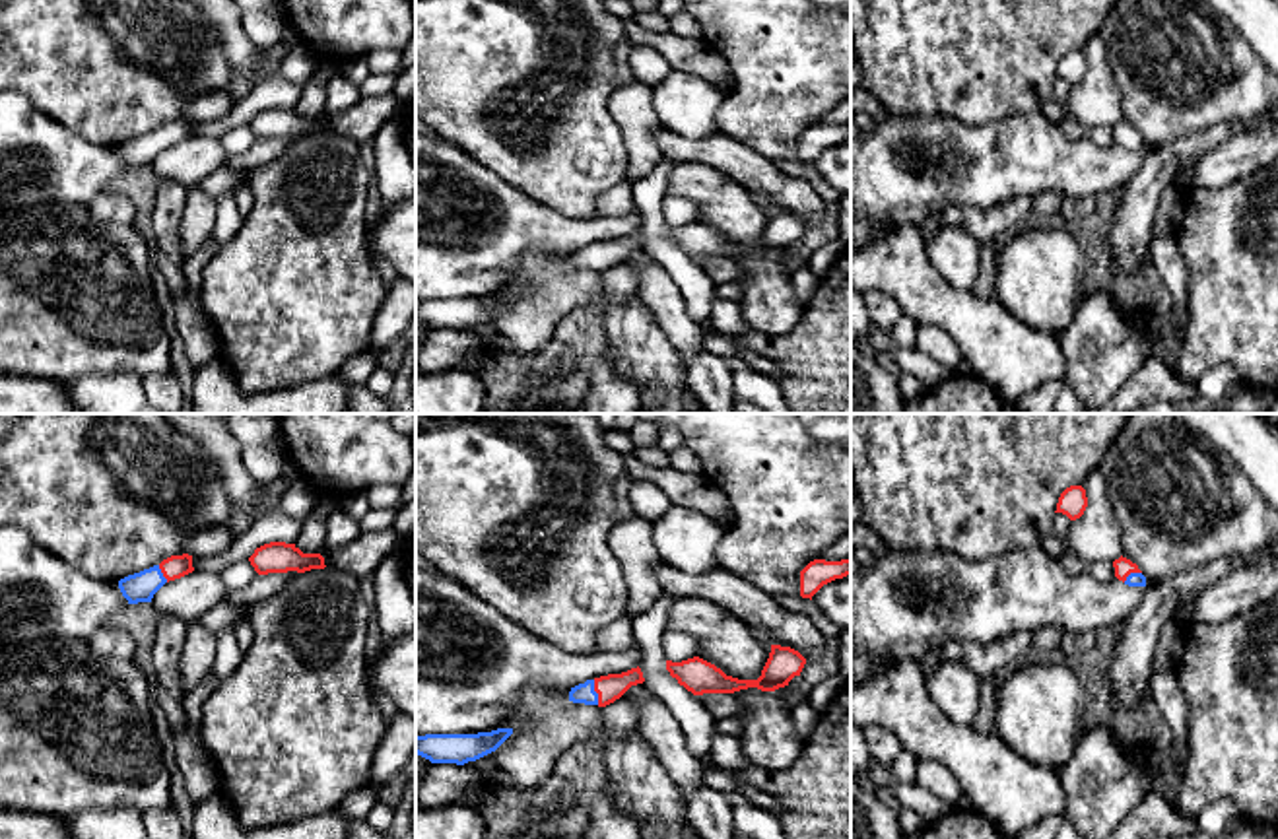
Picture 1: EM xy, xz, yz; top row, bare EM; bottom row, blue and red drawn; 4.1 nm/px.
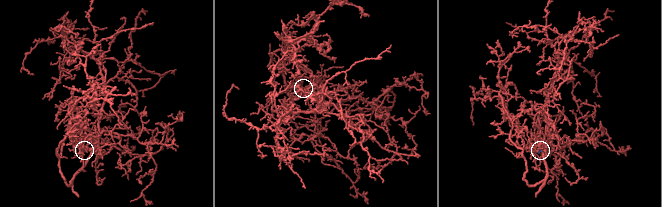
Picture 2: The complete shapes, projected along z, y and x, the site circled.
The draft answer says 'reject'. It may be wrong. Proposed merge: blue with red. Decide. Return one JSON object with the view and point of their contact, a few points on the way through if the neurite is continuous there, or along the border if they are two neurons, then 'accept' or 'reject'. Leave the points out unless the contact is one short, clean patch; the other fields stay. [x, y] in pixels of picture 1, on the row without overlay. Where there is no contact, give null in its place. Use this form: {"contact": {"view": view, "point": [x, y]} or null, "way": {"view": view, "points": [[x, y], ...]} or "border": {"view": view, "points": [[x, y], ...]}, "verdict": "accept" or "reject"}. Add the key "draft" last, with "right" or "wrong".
{"contact": {"view": "xz", "point": [595, 257]}, "way": {"view": "xz", "points": [[585, 257], [595, 257], [612, 251]]}, "verdict": "accept", "draft": "wrong"}

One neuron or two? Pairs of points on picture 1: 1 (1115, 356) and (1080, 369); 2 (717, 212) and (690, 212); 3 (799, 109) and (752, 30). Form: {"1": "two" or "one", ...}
{"1": "one", "2": "two", "3": "one"}

